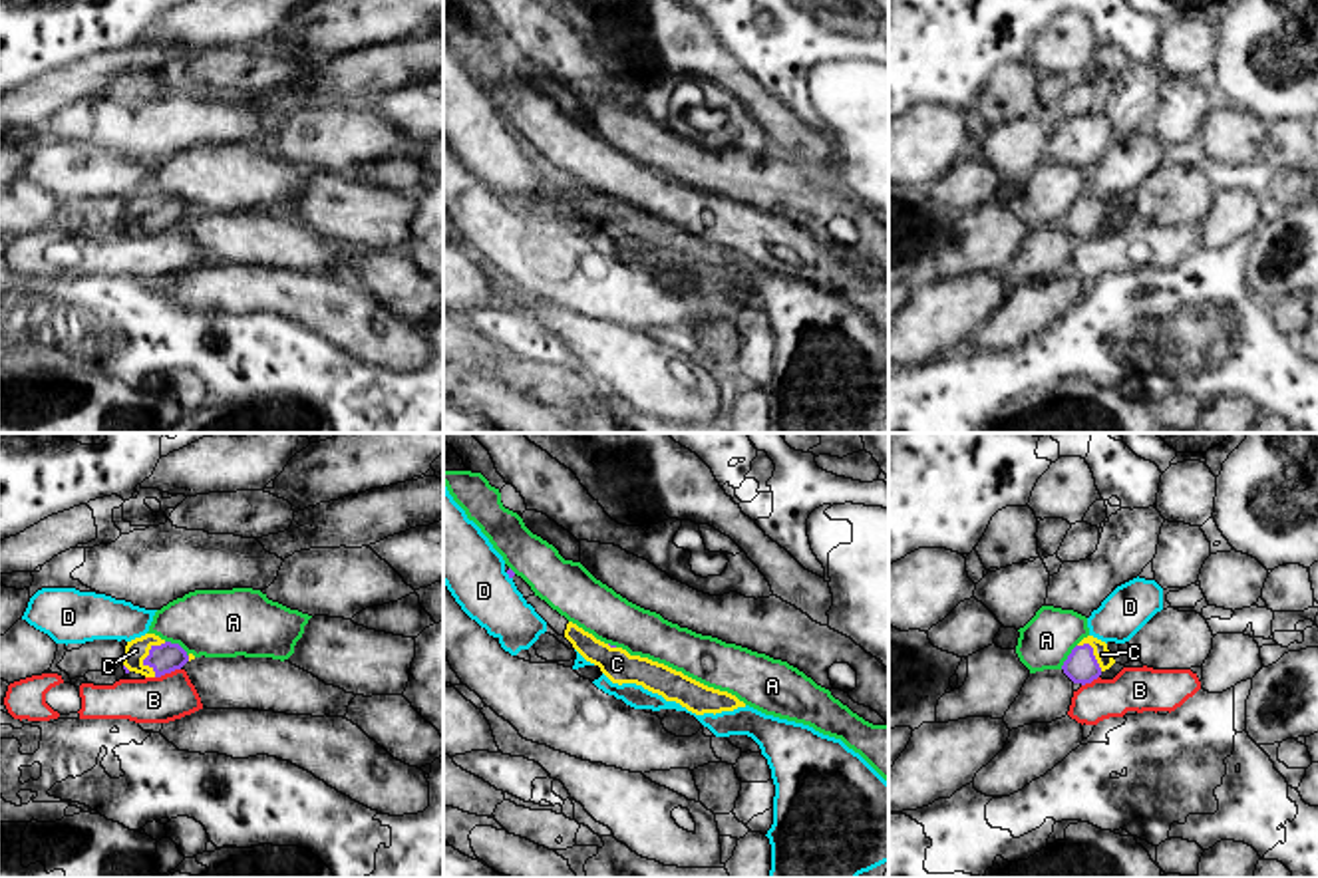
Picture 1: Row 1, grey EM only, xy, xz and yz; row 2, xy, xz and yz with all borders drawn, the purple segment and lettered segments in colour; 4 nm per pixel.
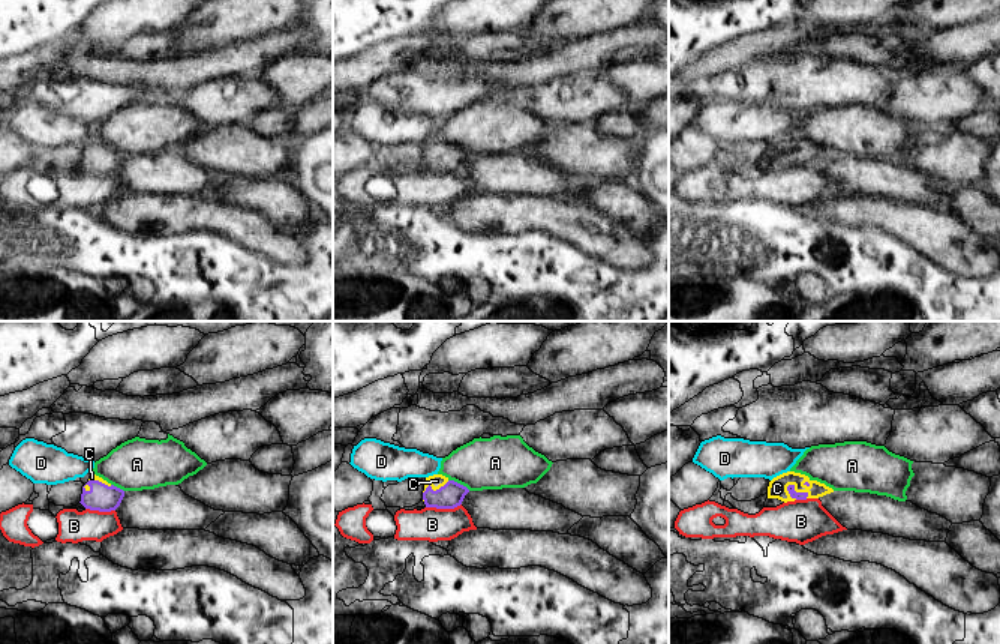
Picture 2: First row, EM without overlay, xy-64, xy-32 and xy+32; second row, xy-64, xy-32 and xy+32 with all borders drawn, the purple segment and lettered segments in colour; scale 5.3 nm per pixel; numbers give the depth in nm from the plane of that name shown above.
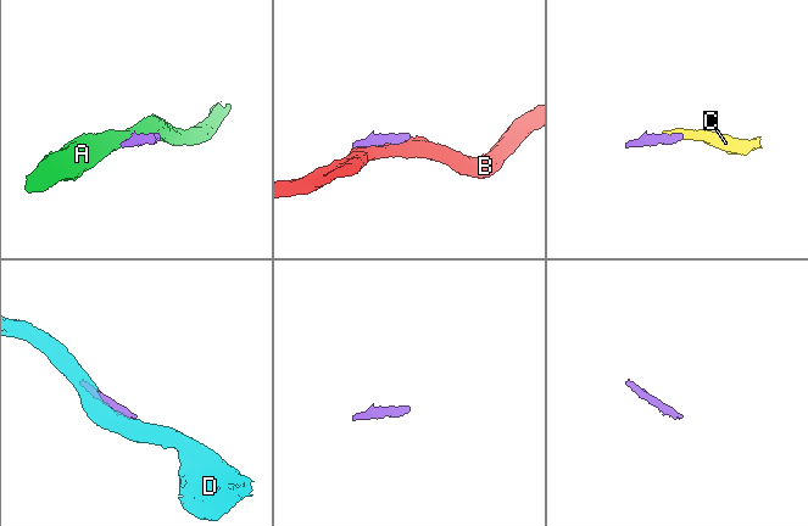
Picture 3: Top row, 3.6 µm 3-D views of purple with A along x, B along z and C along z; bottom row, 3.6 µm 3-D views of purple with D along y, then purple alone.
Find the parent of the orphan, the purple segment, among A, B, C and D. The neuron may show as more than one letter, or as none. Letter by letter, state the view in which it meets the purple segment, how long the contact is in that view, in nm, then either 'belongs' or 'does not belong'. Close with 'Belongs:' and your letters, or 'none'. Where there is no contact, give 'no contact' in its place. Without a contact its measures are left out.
A: meets purple in xy; contact 120 nm long; does not belong
B: meets purple in xy; contact 110 nm long; does not belong
C: meets purple in xy; contact 150 nm long; belongs
D: meets purple in xz; contact 40 nm long; does not belong
Belongs: C

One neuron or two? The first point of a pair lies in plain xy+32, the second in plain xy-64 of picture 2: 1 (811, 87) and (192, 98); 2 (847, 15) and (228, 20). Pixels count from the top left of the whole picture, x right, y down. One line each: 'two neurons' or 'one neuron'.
1: two neurons
2: two neurons

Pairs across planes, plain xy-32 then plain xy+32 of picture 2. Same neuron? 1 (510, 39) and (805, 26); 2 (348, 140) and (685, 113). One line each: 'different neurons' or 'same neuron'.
1: different neurons
2: different neurons

